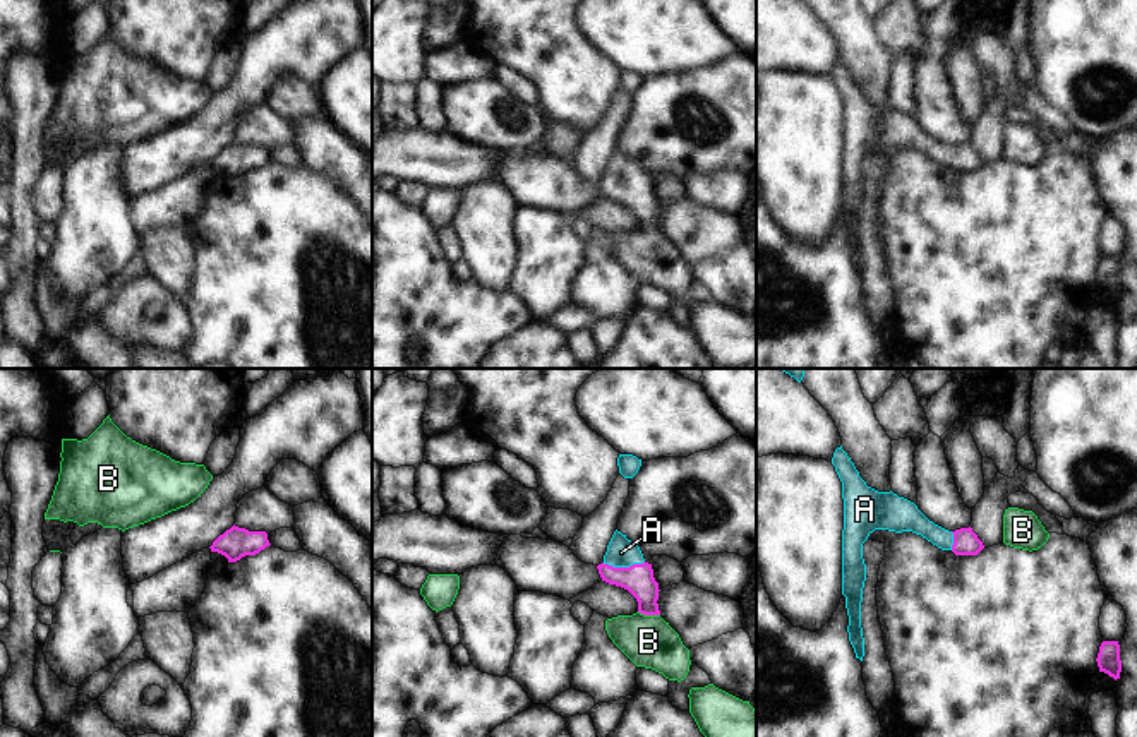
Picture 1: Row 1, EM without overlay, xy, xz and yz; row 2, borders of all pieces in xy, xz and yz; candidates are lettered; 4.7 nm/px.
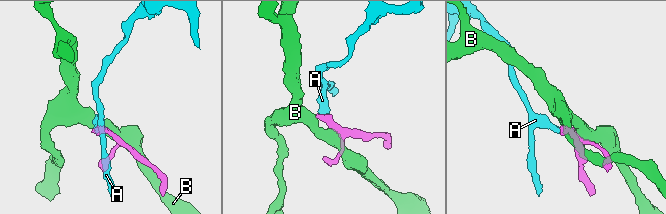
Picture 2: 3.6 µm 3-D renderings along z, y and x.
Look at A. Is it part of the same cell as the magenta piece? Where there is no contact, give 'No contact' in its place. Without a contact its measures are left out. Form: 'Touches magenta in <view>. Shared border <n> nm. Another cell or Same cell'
Touches magenta in xz. Shared border 200 nm. Same cell

